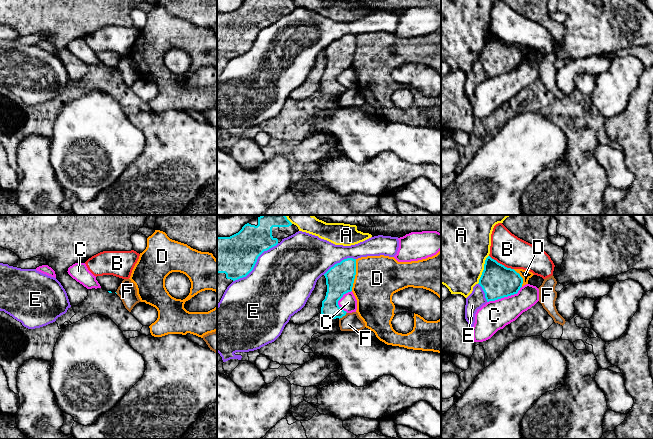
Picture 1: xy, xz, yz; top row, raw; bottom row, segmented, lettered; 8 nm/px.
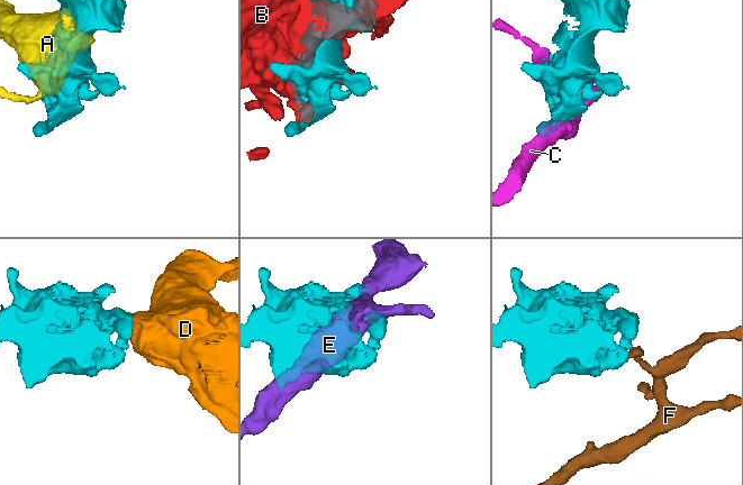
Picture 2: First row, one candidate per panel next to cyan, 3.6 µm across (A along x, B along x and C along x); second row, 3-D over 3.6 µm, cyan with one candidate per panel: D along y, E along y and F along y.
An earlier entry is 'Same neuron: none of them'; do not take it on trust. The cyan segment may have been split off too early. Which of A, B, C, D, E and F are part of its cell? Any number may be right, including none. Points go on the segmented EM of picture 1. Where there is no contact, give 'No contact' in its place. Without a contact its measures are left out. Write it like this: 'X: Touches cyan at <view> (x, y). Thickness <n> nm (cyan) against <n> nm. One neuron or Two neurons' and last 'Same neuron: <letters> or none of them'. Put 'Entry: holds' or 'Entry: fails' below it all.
A: Touches cyan at yz (484, 269). Thickness 280 nm (cyan) against 460 nm. Two neurons
B: Touches cyan at yz (501, 264). Thickness 280 nm (cyan) against 260 nm. Two neurons
C: Touches cyan at yz (505, 296). Thickness 280 nm (cyan) against 240 nm. Two neurons
D: Touches cyan at xz (355, 274). Thickness 220 nm (cyan) against 360 nm. Two neurons
E: Touches cyan at xz (255, 263). Thickness 320 nm (cyan) against 500 nm. Two neurons
F: Touches cyan at xz (343, 315). Thickness 180 nm (cyan) against 140 nm. Two neurons
Same neuron: none of them
Entry: holds

